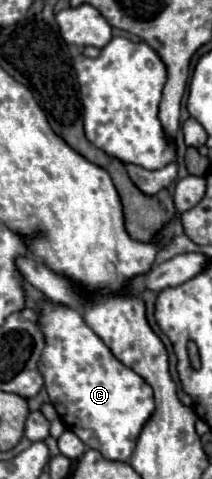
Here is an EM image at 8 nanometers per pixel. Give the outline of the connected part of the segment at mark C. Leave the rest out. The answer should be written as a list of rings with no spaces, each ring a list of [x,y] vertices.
[[[40,302],[38,324],[46,342],[38,368],[62,422],[86,448],[96,448],[108,460],[128,462],[140,428],[154,412],[152,388],[112,356],[106,344],[84,324],[80,310],[56,302]]]

